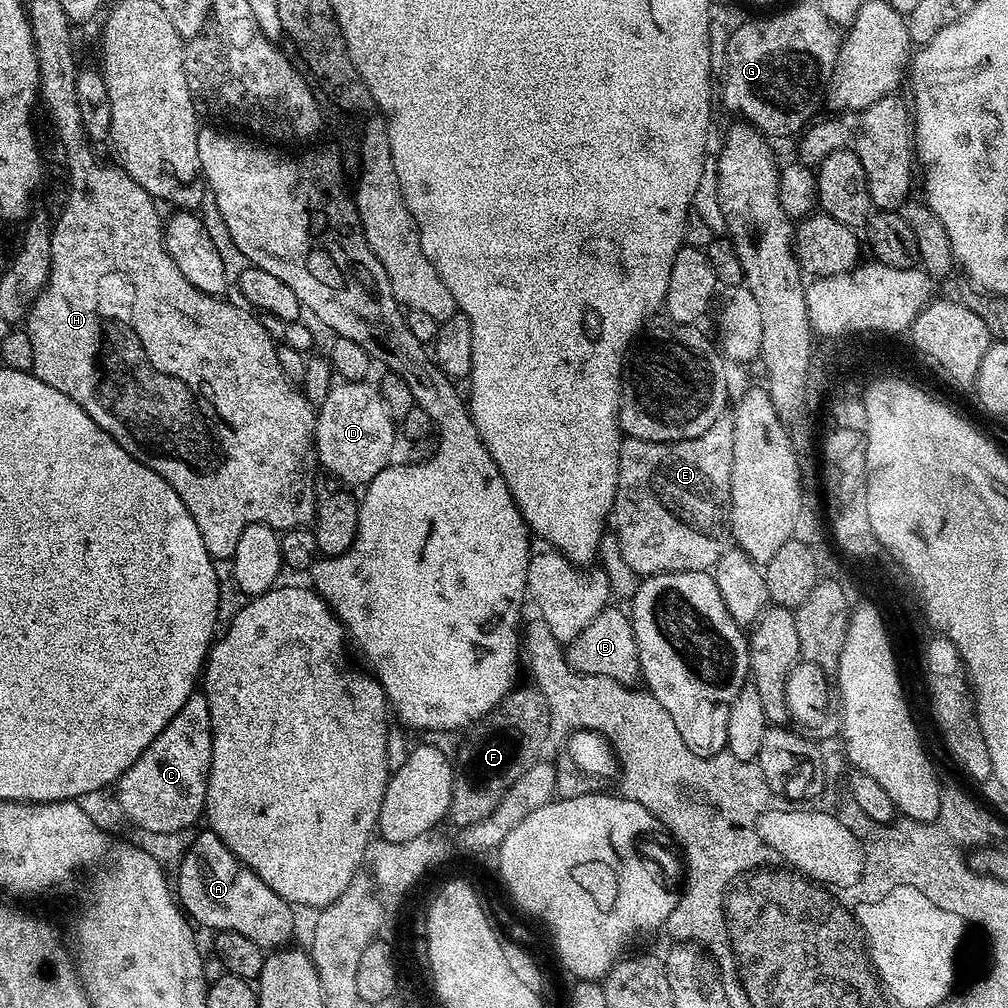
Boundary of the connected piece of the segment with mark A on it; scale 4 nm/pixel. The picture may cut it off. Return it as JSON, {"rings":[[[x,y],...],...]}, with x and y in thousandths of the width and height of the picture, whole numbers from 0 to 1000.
{"rings":[[[208,823],[202,826],[191,835],[187,841],[187,846],[179,853],[179,866],[173,869],[173,881],[177,886],[177,896],[184,906],[195,918],[203,917],[214,925],[235,925],[242,930],[248,931],[256,939],[263,942],[277,942],[287,936],[290,924],[294,921],[294,913],[290,910],[291,898],[285,897],[256,867],[252,867],[243,857],[220,834]]]}

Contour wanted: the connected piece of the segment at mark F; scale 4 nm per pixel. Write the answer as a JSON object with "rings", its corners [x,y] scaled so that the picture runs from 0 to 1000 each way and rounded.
{"rings":[[[531,681],[524,683],[509,682],[491,706],[484,707],[478,716],[467,719],[464,731],[460,734],[460,739],[450,746],[450,769],[448,772],[448,795],[444,801],[443,813],[455,818],[465,818],[466,816],[478,815],[478,812],[485,810],[498,796],[502,784],[526,764],[526,760],[537,753],[536,745],[540,742],[540,737],[546,734],[546,708],[538,688]]]}

